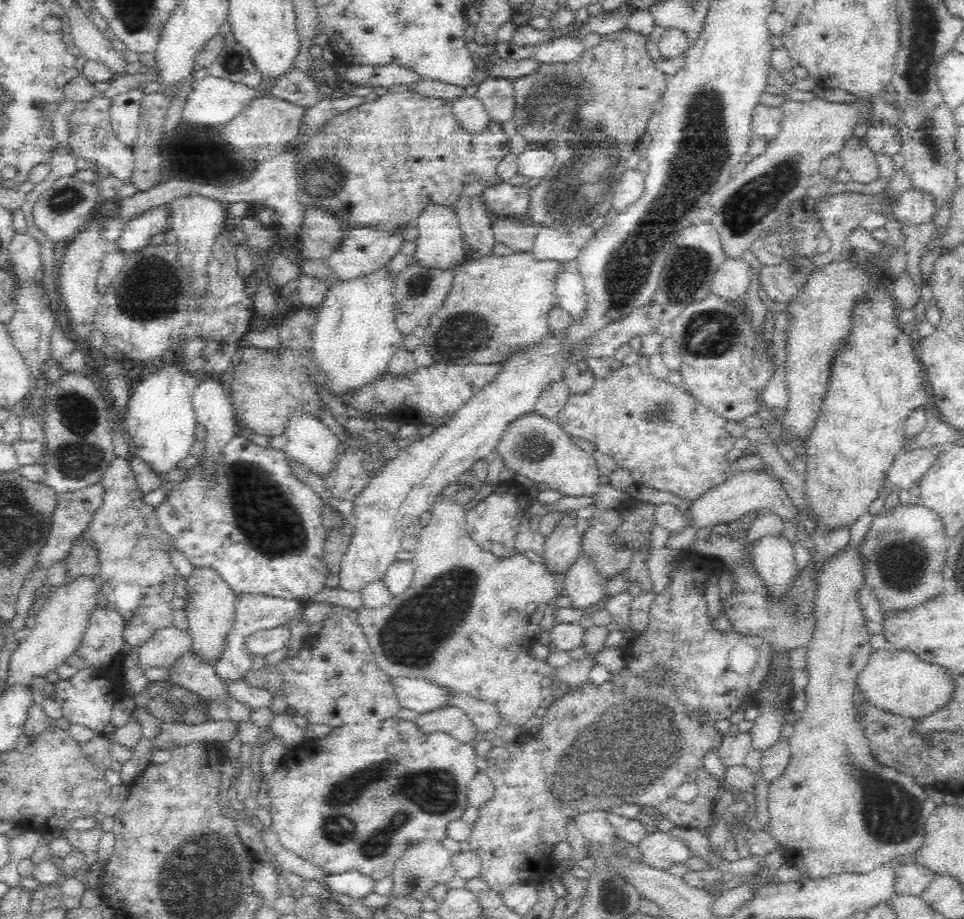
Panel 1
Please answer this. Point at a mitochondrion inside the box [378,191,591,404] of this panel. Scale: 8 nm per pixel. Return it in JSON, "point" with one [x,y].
{"point":[467,326]}

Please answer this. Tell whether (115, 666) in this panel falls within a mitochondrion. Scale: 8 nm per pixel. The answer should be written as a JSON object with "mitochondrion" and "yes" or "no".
{"mitochondrion":"no"}

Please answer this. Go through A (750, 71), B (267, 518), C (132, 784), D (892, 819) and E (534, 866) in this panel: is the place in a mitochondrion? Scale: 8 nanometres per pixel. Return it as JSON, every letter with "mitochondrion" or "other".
{"A":"other","B":"mitochondrion","C":"other","D":"mitochondrion","E":"other"}

